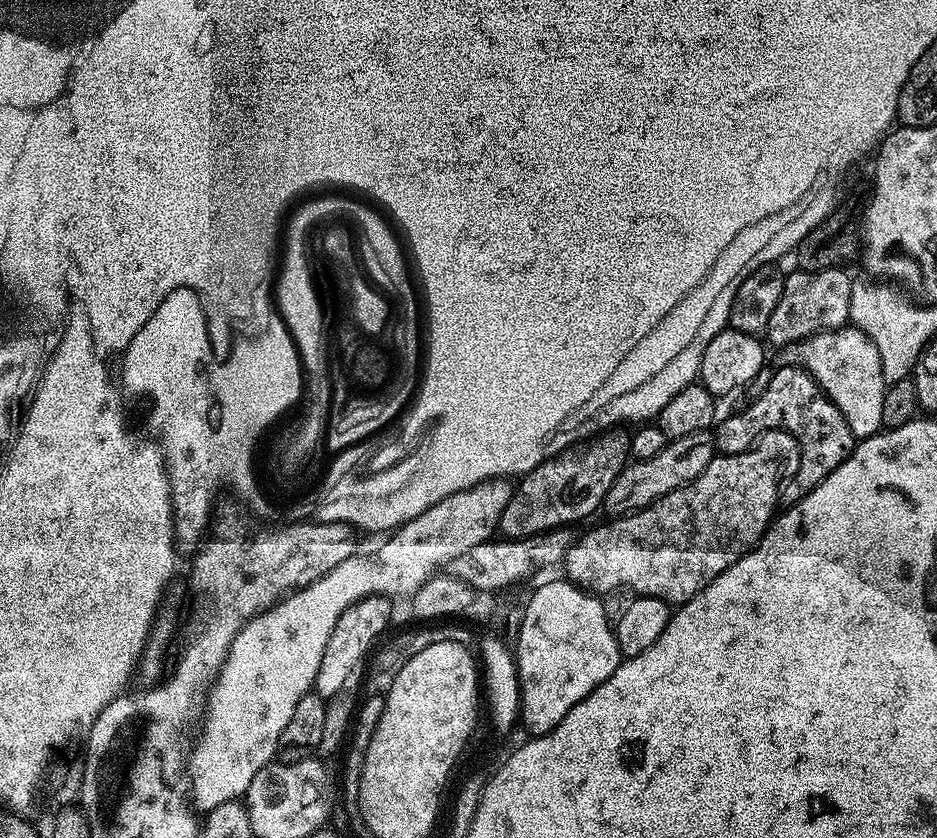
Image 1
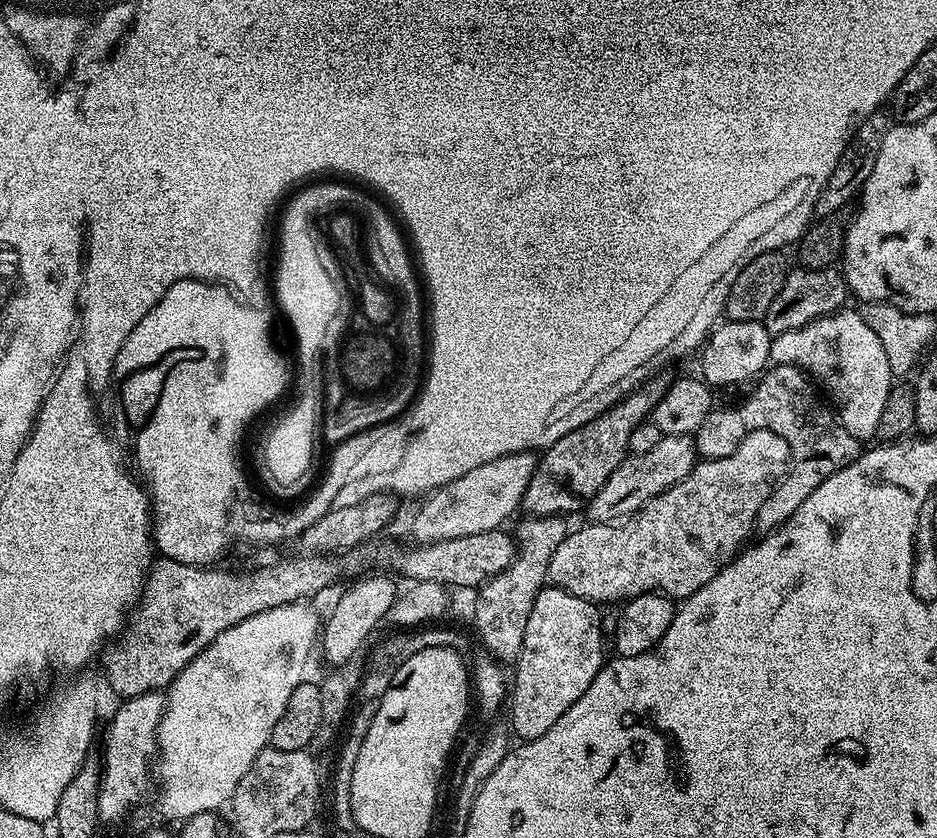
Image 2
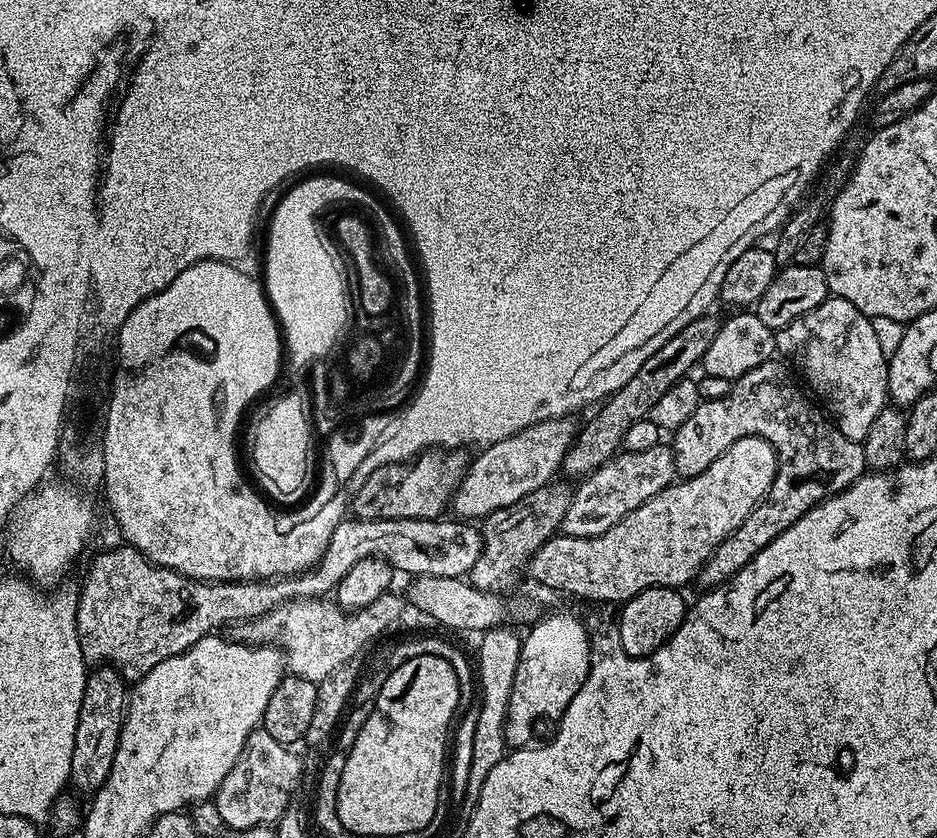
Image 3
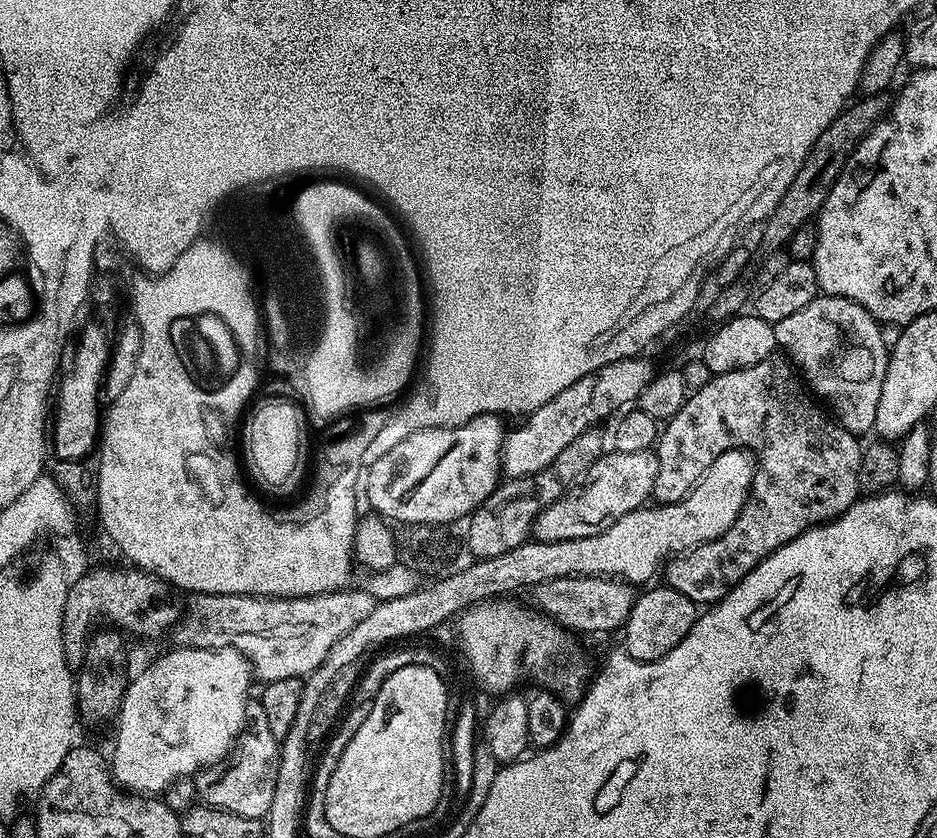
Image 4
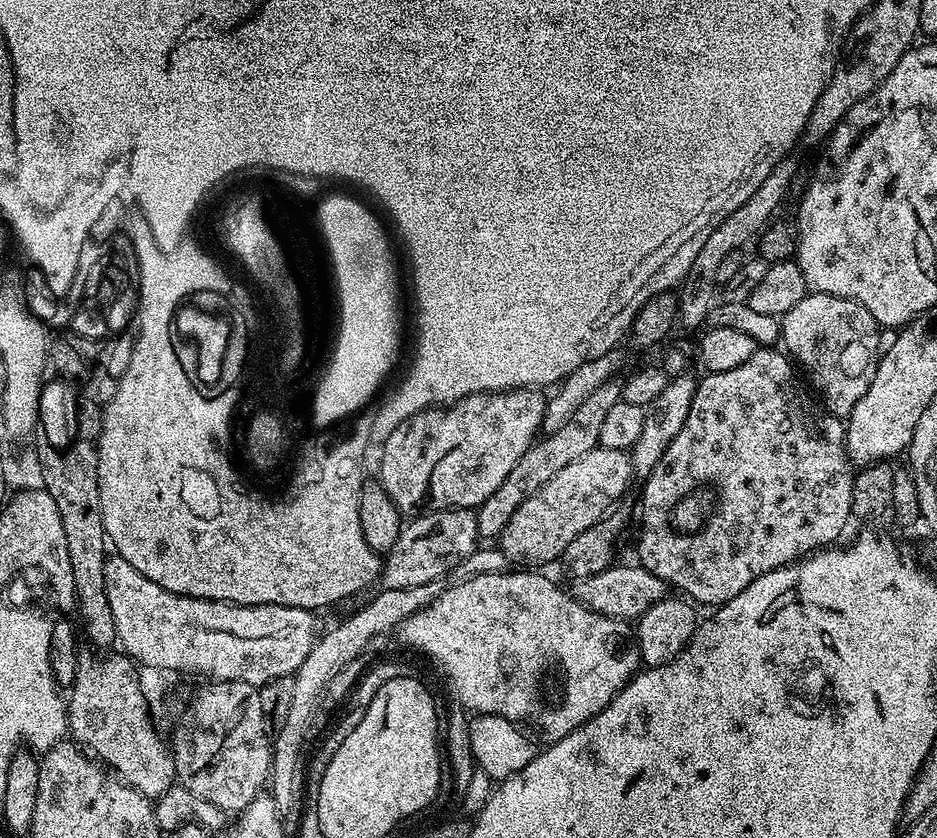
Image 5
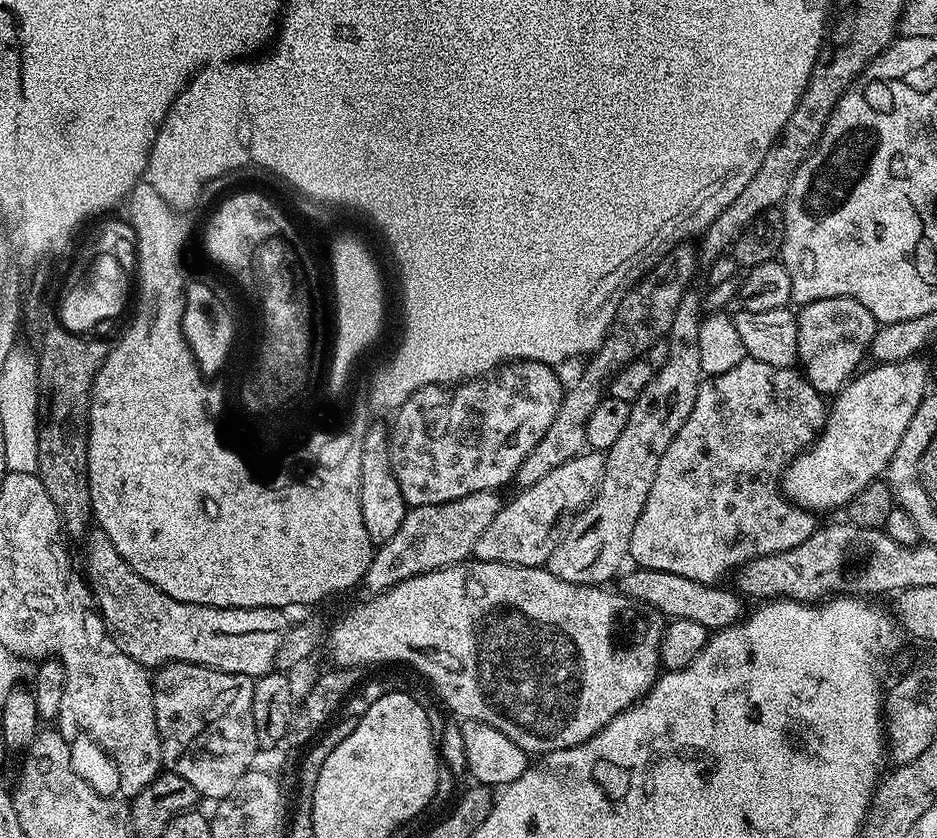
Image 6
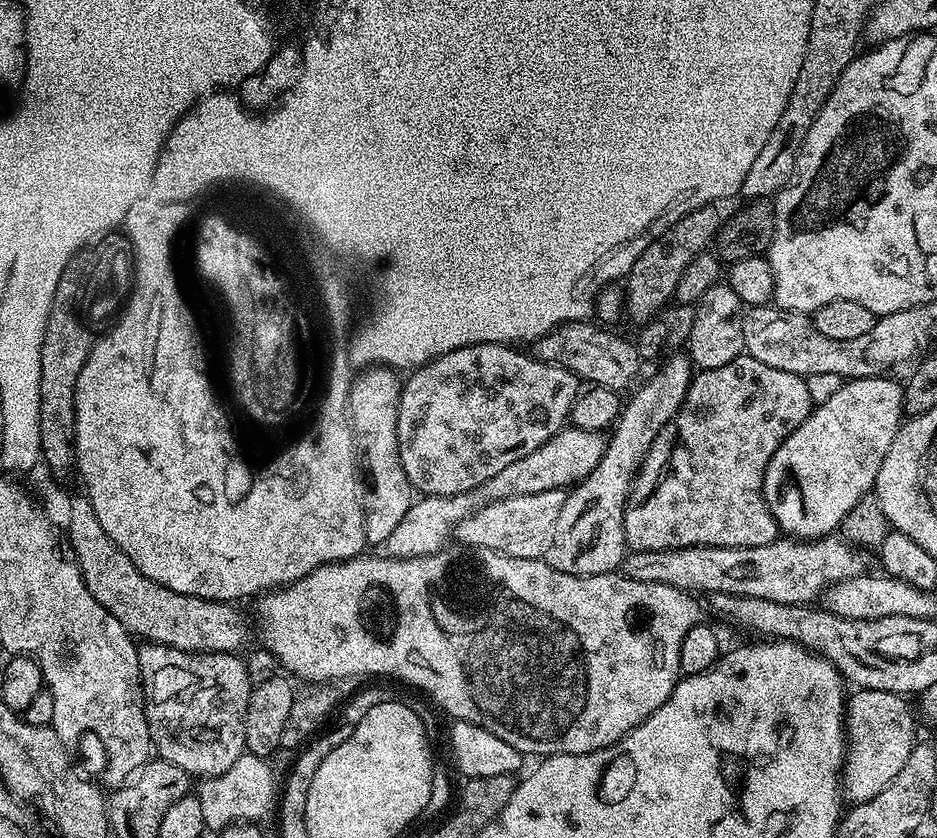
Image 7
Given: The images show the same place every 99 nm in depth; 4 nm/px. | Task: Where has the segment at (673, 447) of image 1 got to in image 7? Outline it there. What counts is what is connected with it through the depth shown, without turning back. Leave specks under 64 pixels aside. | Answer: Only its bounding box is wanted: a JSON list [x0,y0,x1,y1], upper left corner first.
[454,488,565,559]

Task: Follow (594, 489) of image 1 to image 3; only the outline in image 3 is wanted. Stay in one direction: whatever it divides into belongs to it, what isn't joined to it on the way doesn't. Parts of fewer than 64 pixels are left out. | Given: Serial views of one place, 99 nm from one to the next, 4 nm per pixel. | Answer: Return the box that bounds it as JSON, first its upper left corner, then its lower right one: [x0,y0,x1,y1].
[562,314,721,478]

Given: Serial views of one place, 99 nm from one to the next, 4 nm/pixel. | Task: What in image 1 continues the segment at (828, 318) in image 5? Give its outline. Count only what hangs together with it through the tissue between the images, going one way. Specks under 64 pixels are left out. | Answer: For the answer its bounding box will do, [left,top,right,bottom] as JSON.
[779,330,885,438]

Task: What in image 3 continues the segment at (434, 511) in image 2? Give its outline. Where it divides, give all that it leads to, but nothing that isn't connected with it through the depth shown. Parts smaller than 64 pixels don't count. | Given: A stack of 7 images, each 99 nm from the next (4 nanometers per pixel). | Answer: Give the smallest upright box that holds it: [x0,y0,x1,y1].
[451,416,578,522]

